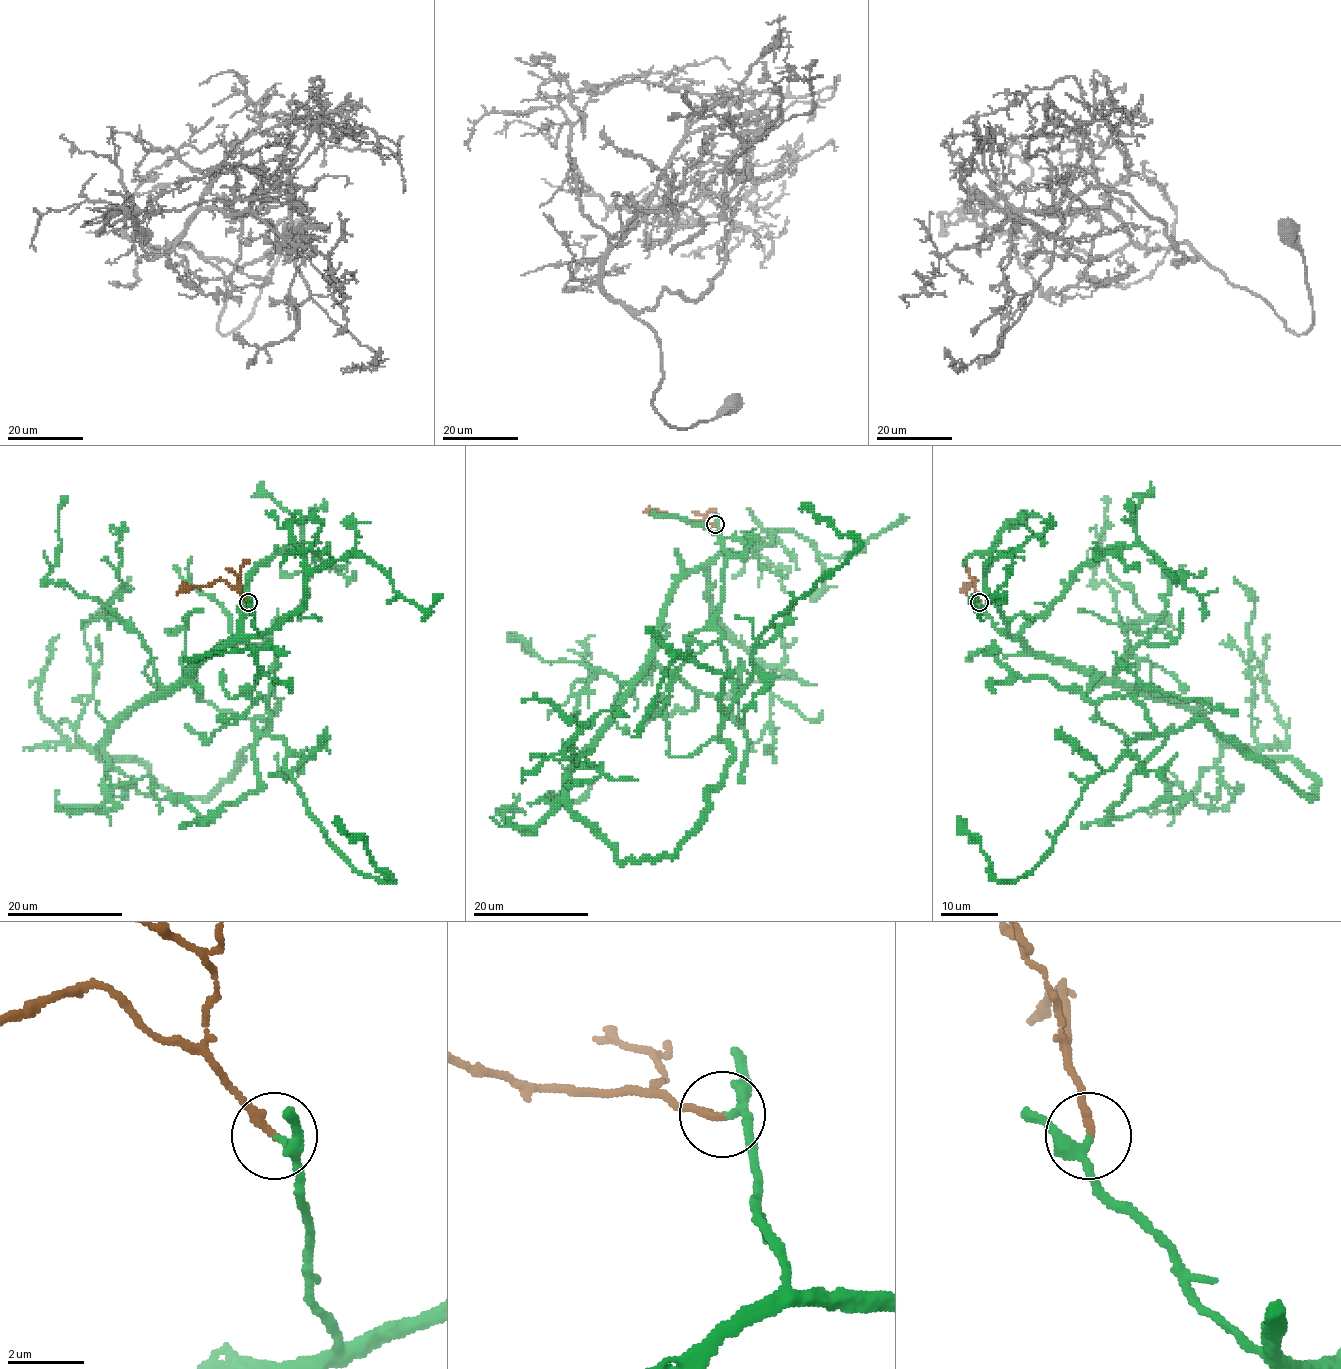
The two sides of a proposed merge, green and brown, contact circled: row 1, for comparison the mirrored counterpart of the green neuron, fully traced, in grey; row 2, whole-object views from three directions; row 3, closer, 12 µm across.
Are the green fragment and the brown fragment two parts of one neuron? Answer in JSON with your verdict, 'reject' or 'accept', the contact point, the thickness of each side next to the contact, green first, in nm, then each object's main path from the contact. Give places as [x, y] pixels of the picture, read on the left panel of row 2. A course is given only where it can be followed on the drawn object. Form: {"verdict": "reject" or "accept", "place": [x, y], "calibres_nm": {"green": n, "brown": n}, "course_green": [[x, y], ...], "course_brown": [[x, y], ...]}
{"verdict": "accept", "place": [248, 602], "calibres_nm": {"green": 190, "brown": 240}, "course_green": [[248, 602], [257, 634], [133, 709], [102, 757], [205, 797], [260, 718], [327, 839], [392, 882], [336, 817]], "course_brown": [[248, 602], [222, 579], [183, 588], [176, 594]]}

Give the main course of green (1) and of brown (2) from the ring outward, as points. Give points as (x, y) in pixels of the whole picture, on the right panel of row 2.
1: (978, 602), (1037, 656), (1180, 702), (1316, 780), (1310, 797), (1193, 718), (1138, 737), (1016, 881), (958, 817)
2: (978, 602), (974, 579), (965, 588), (965, 594)

